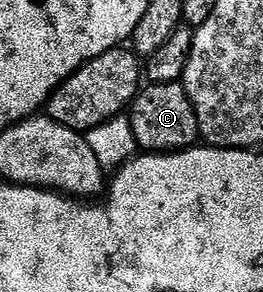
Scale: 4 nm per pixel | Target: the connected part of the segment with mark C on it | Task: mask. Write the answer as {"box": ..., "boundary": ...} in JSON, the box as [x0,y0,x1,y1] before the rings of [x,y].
{"box":[130,82,200,153],"boundary":[[[183,82],[154,83],[145,86],[130,106],[136,146],[144,153],[175,153],[197,146],[200,130],[194,105]]]}

